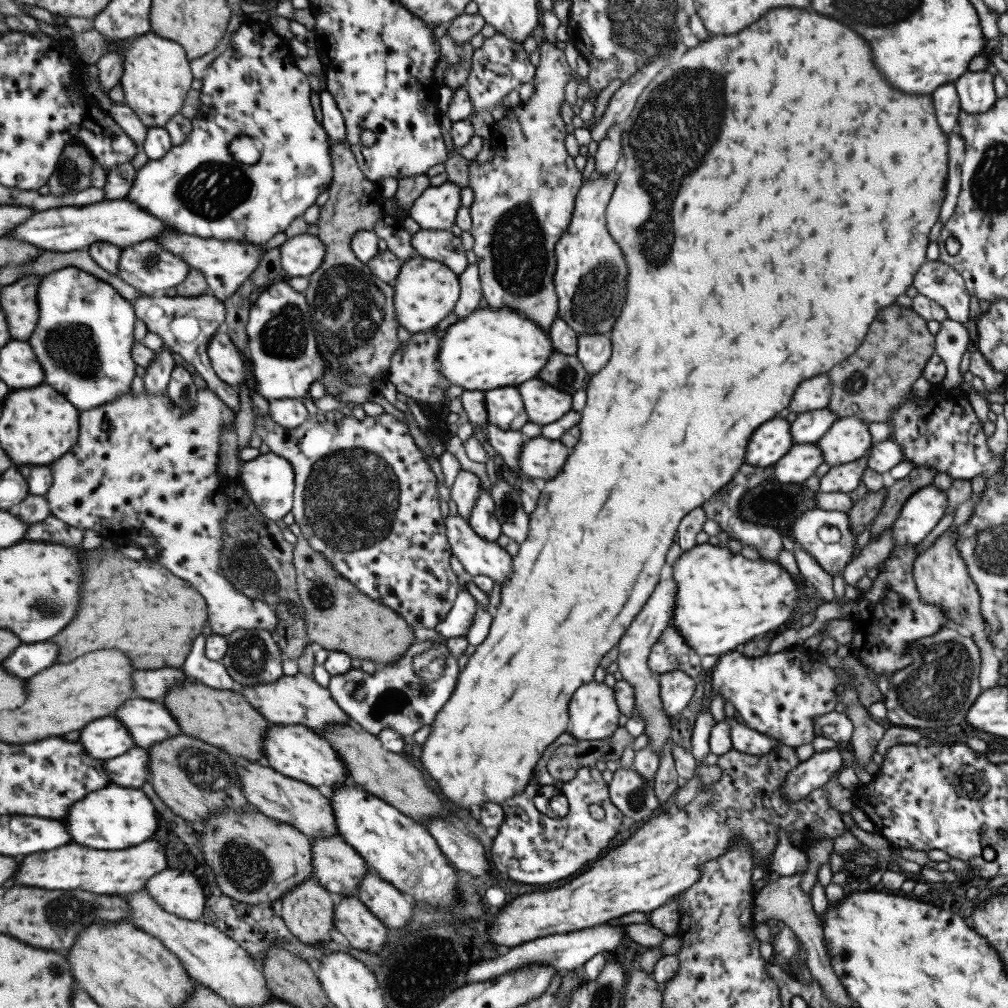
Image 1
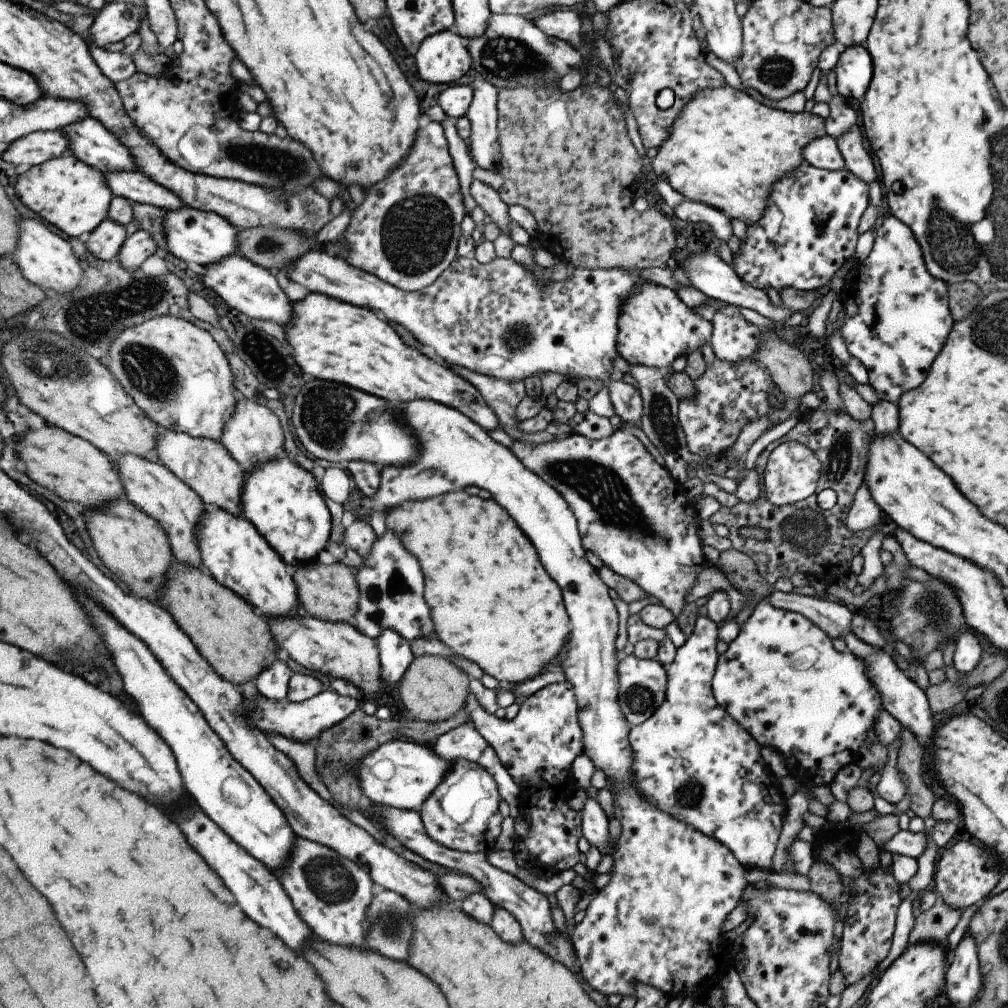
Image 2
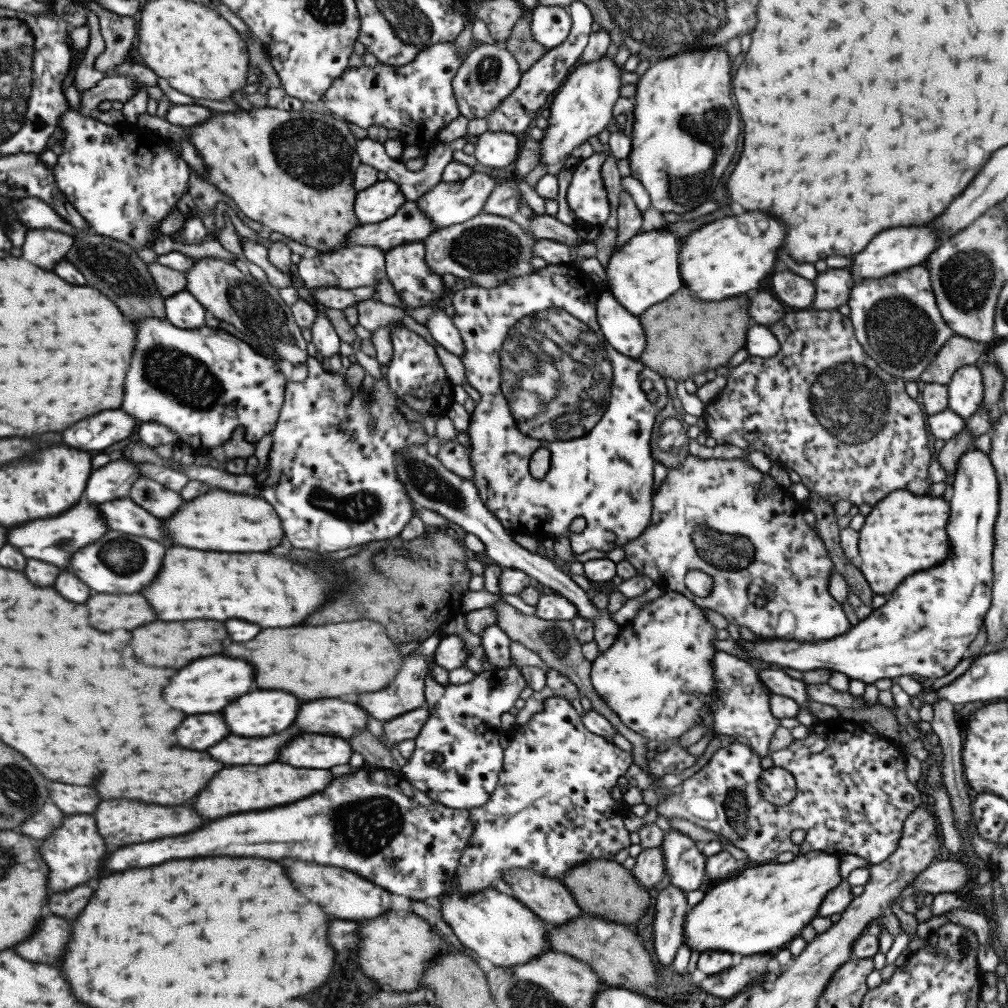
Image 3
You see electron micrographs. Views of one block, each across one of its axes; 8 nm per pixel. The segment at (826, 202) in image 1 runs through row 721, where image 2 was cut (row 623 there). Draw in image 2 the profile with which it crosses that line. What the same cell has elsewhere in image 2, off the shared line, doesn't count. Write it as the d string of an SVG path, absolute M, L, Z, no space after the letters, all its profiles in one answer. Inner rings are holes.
M464 490L436 496L422 502L404 502L385 510L386 526L399 534L400 541L424 568L424 599L431 609L435 634L452 651L477 664L500 683L524 683L543 671L567 646L571 633L560 586L540 564L532 542L518 524L494 500L470 496Z

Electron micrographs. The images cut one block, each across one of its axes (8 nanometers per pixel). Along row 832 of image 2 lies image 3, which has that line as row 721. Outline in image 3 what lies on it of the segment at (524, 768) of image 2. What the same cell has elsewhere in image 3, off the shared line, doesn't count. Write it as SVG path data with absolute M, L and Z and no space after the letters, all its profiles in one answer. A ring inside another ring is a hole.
M554 696L544 700L540 712L528 723L515 726L503 761L498 784L488 802L469 811L474 831L460 857L454 878L461 894L495 888L511 868L531 868L542 876L562 880L577 864L591 858L613 859L635 841L624 827L622 814L616 813L619 801L610 795L618 778L634 765L633 754L590 732L566 698Z

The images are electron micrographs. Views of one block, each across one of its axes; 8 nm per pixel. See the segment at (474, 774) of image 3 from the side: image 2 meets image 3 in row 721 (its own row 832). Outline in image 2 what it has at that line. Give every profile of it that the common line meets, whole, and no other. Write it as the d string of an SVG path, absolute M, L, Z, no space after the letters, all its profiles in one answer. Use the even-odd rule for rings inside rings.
M467 759L450 760L451 770L443 782L418 810L426 833L432 841L462 853L486 853L501 836L501 797L497 783L484 768Z

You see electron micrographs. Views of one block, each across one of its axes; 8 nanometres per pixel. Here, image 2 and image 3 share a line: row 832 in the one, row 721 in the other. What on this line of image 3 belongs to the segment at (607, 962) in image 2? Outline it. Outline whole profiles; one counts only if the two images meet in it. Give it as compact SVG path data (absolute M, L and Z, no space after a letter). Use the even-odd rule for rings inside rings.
M667 590L645 604L630 622L623 625L613 645L591 662L591 683L596 694L606 701L622 723L648 740L678 739L708 715L708 705L716 691L713 656L718 650L712 643L717 629L706 619L704 611L679 591Z

